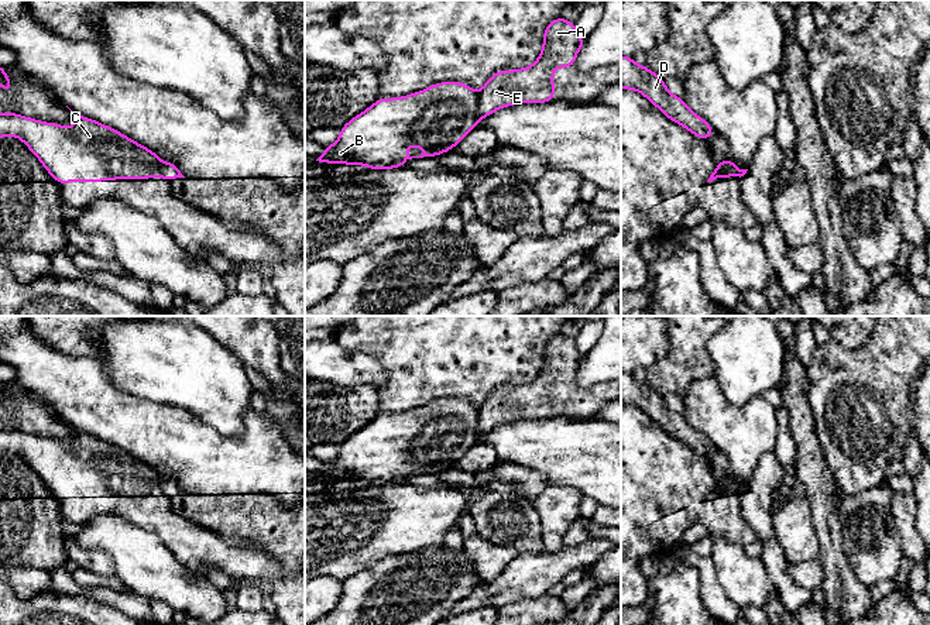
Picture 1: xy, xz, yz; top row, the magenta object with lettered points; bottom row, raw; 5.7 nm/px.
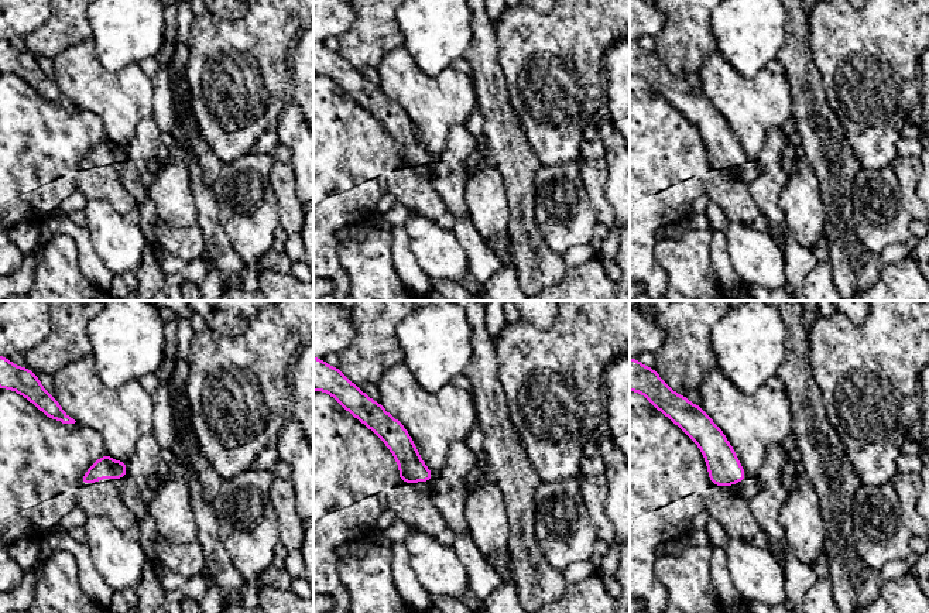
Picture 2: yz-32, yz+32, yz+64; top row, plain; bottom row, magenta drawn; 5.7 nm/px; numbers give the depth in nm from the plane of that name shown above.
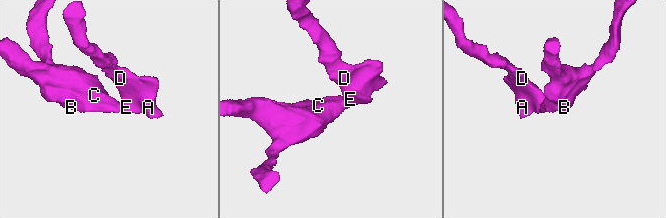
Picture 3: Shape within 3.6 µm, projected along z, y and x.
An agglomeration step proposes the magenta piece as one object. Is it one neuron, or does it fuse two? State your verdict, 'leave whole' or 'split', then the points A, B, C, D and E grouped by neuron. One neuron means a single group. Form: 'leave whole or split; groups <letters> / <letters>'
split; groups A D E / B C

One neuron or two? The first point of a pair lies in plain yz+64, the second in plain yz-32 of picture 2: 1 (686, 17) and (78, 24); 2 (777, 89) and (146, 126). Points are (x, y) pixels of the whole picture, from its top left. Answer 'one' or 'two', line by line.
1: one
2: two

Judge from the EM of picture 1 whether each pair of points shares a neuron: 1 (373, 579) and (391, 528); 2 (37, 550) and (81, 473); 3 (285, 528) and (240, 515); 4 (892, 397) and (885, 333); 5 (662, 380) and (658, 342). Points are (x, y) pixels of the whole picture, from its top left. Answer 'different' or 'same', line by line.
1: different
2: different
3: same
4: same
5: different

